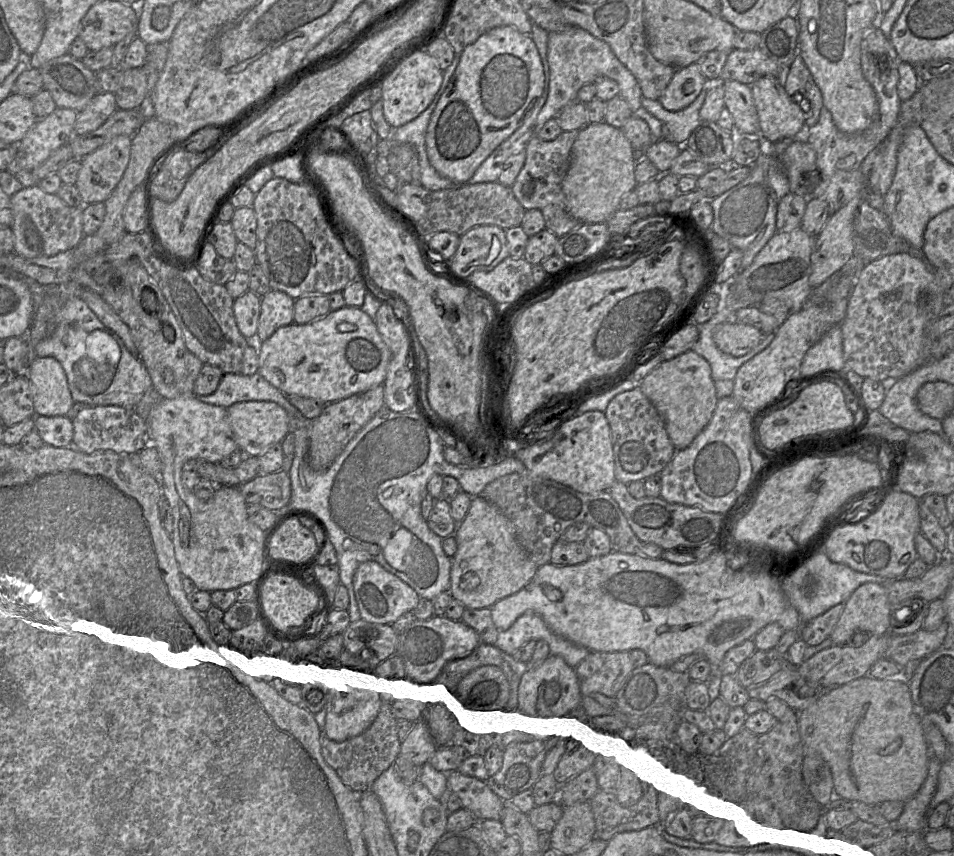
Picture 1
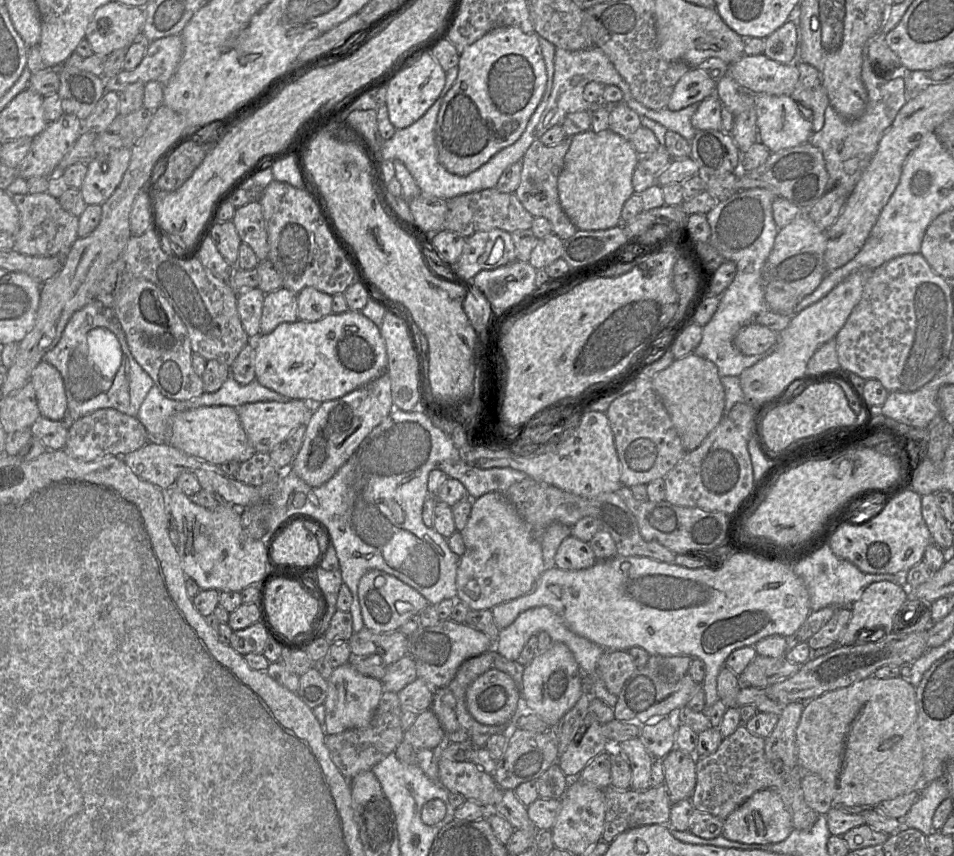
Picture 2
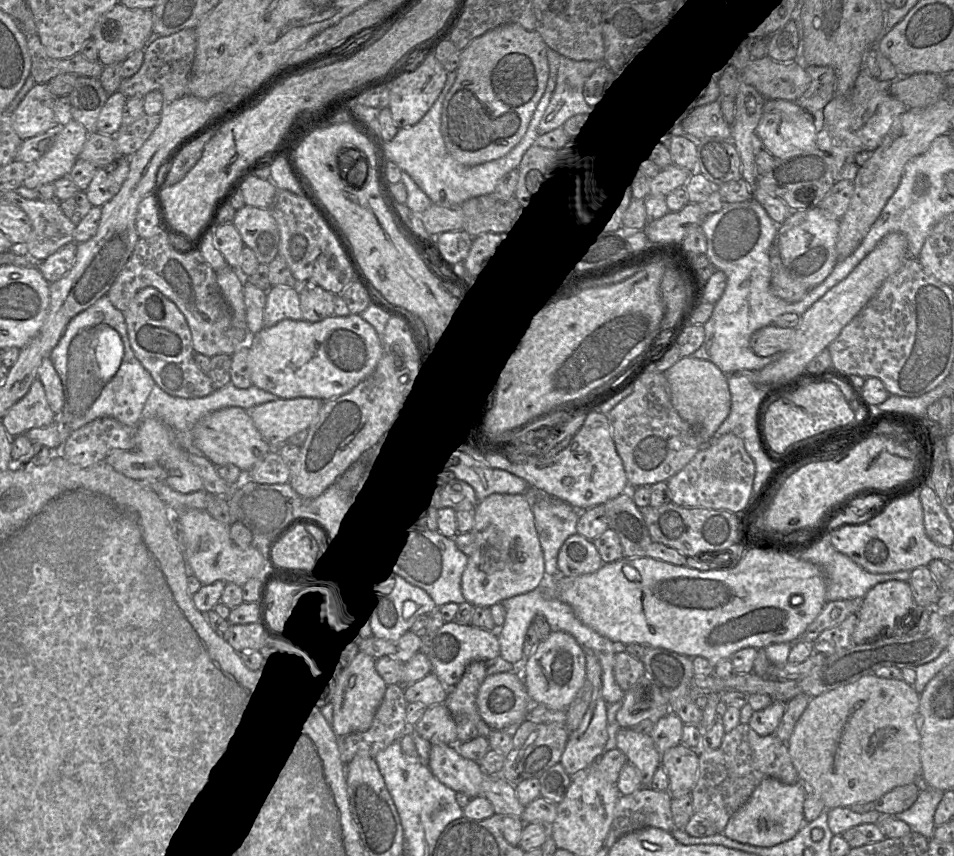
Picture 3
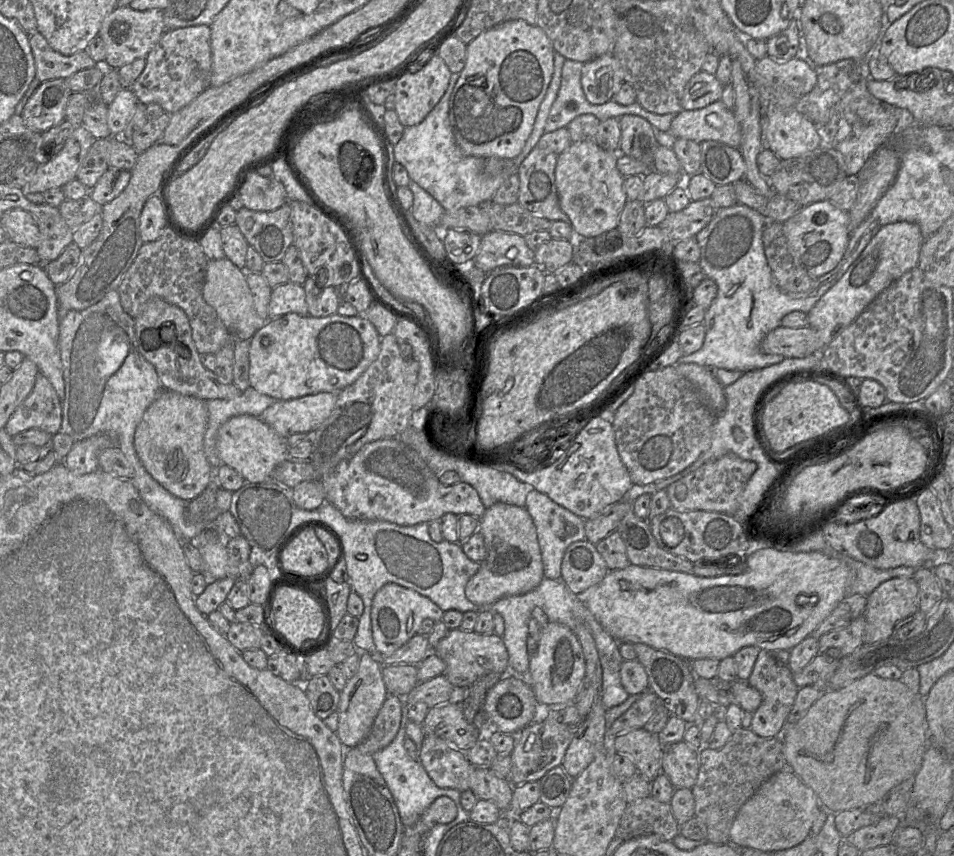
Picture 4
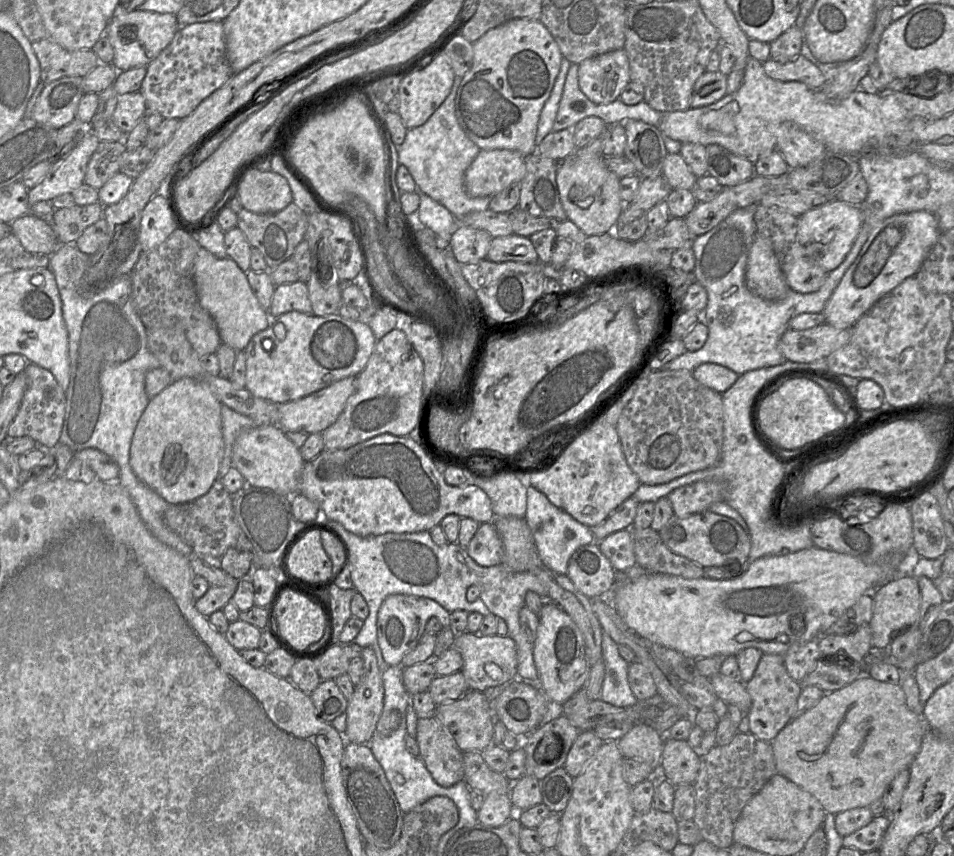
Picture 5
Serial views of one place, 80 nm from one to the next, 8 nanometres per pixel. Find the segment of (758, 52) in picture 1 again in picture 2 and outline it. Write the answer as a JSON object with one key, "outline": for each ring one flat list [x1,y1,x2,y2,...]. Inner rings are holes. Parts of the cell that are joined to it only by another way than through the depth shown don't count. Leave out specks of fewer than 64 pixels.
{"outline":[[764,53,743,55,729,65,728,74,754,94,766,93,776,96,791,96,800,76,797,65,779,63]]}

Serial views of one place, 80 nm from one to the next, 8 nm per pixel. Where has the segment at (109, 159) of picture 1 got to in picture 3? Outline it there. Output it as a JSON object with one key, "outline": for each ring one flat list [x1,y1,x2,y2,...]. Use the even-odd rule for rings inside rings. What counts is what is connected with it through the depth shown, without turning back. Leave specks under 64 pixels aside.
{"outline":[[122,156,104,168,97,167,96,173,85,193,92,206,101,207,120,190,129,173,129,157]]}

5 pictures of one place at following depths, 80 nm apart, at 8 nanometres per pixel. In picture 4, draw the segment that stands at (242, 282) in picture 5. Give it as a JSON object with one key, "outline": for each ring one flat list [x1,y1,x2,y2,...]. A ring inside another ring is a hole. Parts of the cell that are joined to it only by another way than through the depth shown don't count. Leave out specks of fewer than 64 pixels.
{"outline":[[228,258,208,260,203,298,212,306,234,341,250,340,267,320,262,320,256,313,254,301,247,284,247,271,238,268]]}

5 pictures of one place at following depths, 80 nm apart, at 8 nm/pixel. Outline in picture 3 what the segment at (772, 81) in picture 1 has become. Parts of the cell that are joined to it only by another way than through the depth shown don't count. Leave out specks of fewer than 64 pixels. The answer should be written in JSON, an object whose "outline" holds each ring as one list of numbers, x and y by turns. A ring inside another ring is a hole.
{"outline":[[766,99,757,135,762,146,775,158,787,158,816,146,817,130,813,116,794,101]]}

